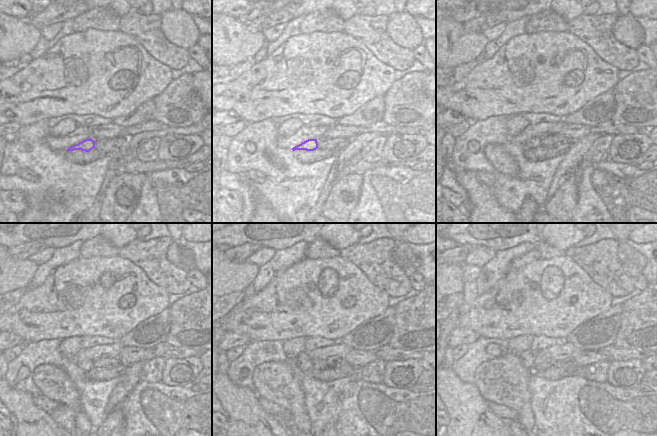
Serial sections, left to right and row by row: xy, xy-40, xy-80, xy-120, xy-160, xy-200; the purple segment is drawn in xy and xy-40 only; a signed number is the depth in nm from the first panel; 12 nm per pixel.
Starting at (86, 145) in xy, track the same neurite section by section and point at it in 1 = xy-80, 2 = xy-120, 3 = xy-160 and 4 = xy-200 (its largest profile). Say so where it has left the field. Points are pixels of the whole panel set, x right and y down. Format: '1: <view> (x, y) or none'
1: xy-80 (534, 142)
2: xy-120 (87, 364)
3: xy-160 (303, 362)
4: xy-200 (527, 357)

